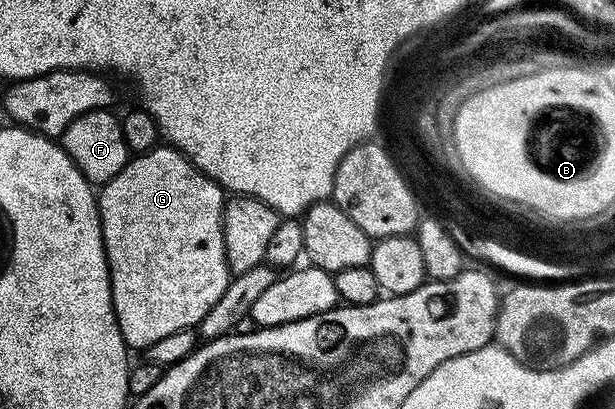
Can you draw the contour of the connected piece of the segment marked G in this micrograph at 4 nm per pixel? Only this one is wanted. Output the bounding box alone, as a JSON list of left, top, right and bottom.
[98,145,230,349]

